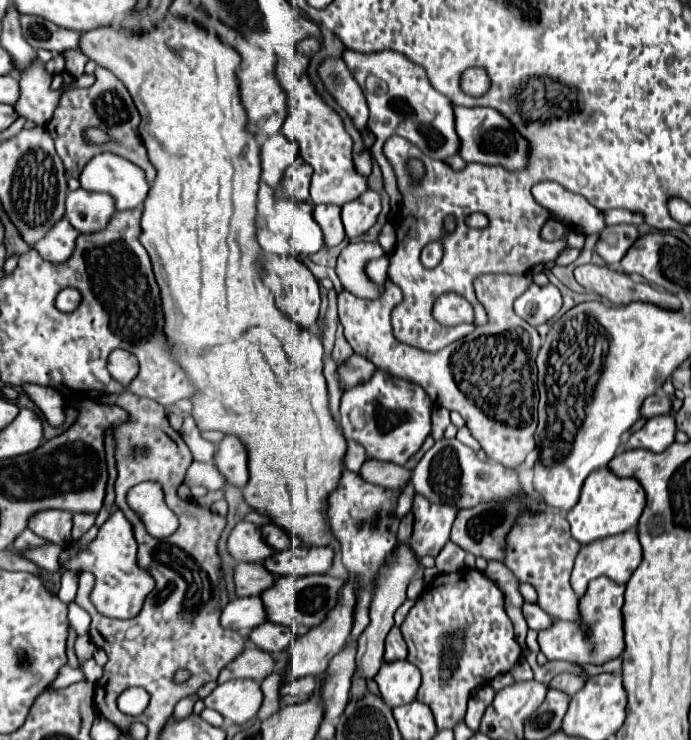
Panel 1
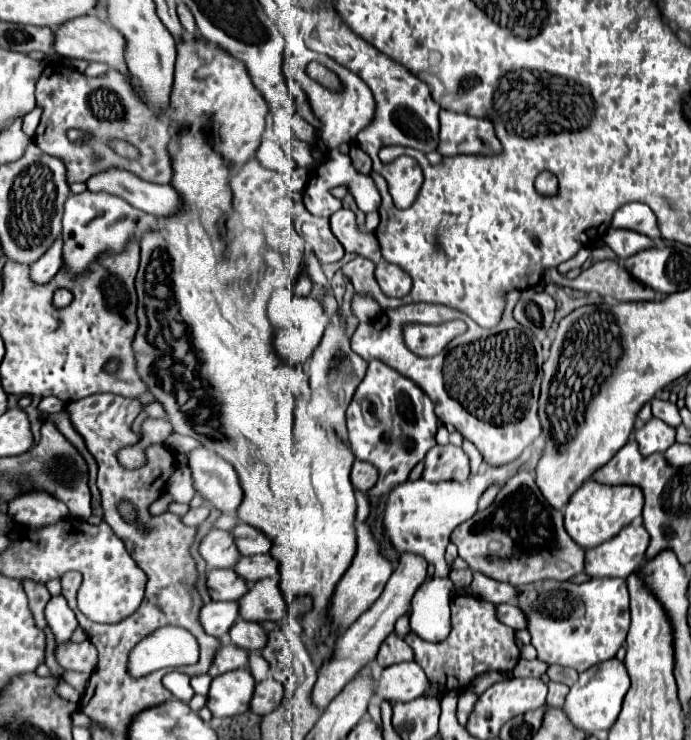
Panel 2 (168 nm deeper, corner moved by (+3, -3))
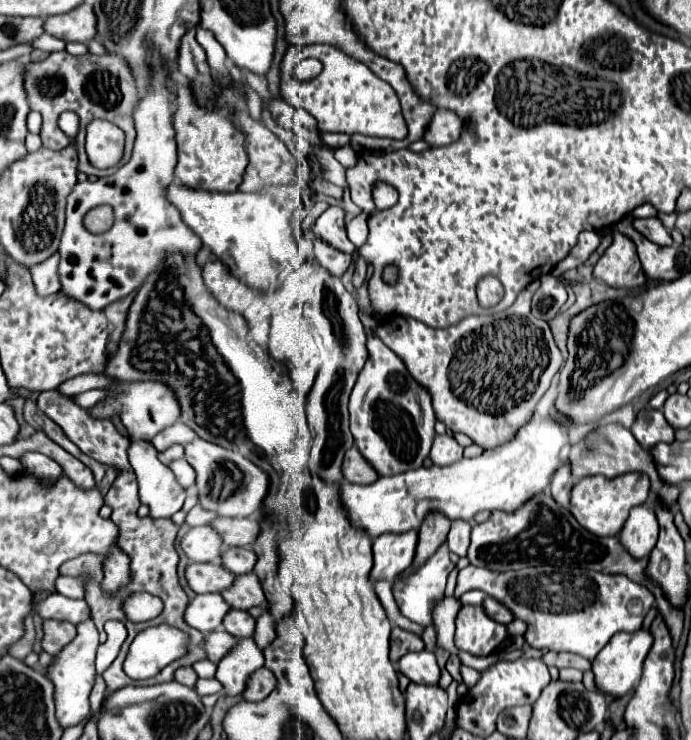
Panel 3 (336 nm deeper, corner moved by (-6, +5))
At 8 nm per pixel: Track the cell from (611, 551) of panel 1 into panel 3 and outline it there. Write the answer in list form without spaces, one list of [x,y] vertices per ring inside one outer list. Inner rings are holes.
[[[643,504],[631,510],[619,538],[633,558],[643,558],[655,548],[659,534],[659,524],[655,514]]]

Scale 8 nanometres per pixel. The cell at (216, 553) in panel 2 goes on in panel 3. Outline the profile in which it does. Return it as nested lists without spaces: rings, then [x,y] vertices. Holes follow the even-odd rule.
[[[197,526],[181,538],[181,548],[191,560],[189,564],[219,564],[223,542],[211,526]]]

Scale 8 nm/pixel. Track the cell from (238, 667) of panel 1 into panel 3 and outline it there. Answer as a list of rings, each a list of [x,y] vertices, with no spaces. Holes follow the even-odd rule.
[[[215,630],[215,632],[205,636],[205,646],[203,648],[207,652],[207,658],[217,664],[219,658],[223,658],[235,644],[237,644],[237,638],[233,638],[225,630]]]

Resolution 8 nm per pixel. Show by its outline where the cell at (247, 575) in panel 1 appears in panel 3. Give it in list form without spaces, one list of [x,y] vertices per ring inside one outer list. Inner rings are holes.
[[[187,564],[185,578],[195,594],[221,592],[233,584],[233,574],[219,564]]]

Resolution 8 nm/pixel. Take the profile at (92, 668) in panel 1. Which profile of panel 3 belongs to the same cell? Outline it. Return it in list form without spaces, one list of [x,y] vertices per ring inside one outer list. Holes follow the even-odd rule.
[[[51,594],[37,604],[35,604],[35,596],[33,596],[31,604],[33,604],[33,612],[37,612],[41,618],[67,620],[71,624],[79,624],[89,618],[89,606],[85,600],[71,600],[61,594]]]

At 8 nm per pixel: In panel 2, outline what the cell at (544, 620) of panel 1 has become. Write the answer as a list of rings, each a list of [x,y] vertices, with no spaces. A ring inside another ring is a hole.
[[[514,602],[508,604],[498,604],[498,620],[504,622],[506,626],[514,628],[514,630],[522,630],[526,628],[526,614],[522,614],[522,610],[518,610],[518,606]]]

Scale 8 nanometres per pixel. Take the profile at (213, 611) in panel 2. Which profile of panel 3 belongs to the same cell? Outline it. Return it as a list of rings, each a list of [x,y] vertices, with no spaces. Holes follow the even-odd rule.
[[[203,594],[203,596],[195,596],[187,604],[185,622],[203,634],[209,634],[221,628],[221,620],[227,612],[229,606],[219,594]]]

